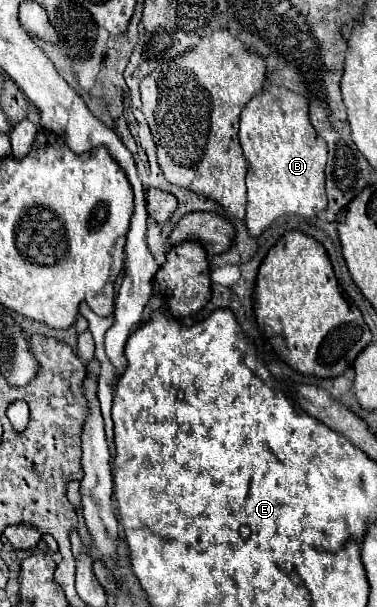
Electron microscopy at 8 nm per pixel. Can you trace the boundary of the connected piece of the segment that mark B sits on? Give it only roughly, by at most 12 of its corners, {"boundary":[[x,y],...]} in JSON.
{"boundary":[[268,86],[242,110],[246,226],[326,210],[328,150],[304,96]]}

